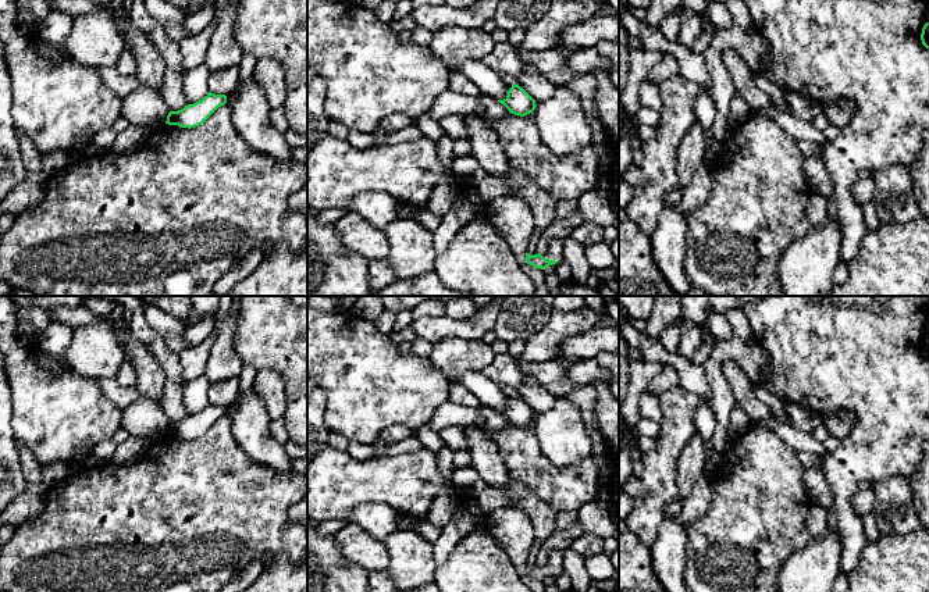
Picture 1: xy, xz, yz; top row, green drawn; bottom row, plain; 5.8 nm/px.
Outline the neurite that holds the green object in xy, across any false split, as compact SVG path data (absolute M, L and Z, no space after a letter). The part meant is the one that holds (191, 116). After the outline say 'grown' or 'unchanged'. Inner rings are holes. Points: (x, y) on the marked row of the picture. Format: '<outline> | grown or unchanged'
M209 92L202 100L185 106L182 110L170 111L165 124L181 128L195 128L202 125L218 107L227 103L225 94Z | unchanged

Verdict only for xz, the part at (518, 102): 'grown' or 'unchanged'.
unchanged

